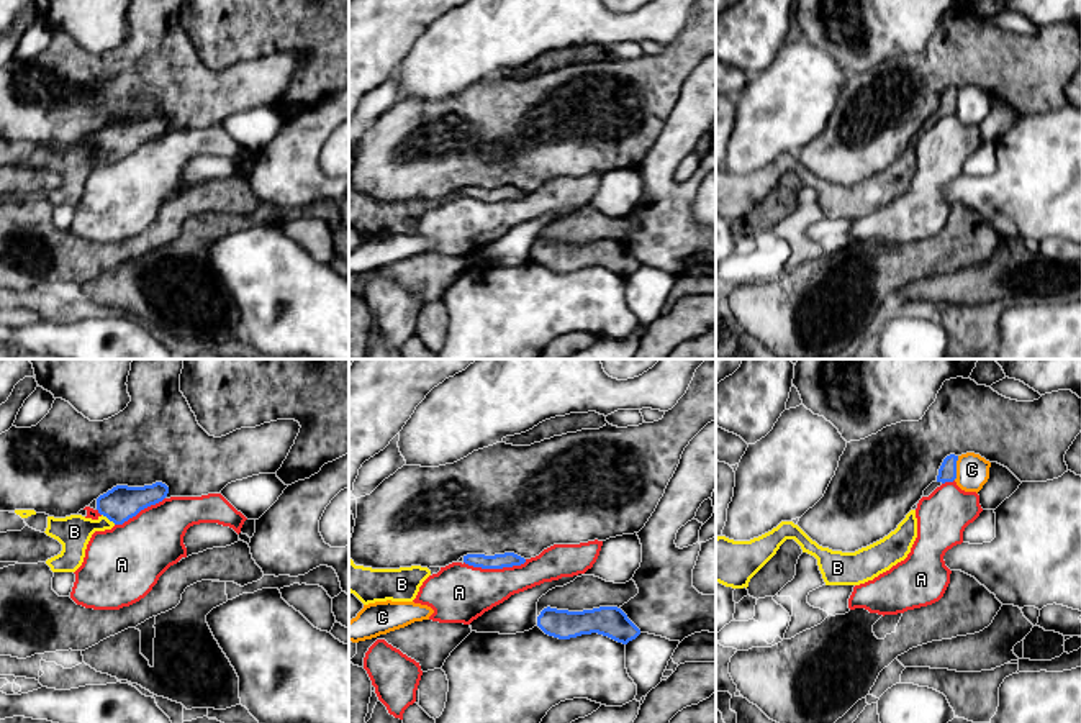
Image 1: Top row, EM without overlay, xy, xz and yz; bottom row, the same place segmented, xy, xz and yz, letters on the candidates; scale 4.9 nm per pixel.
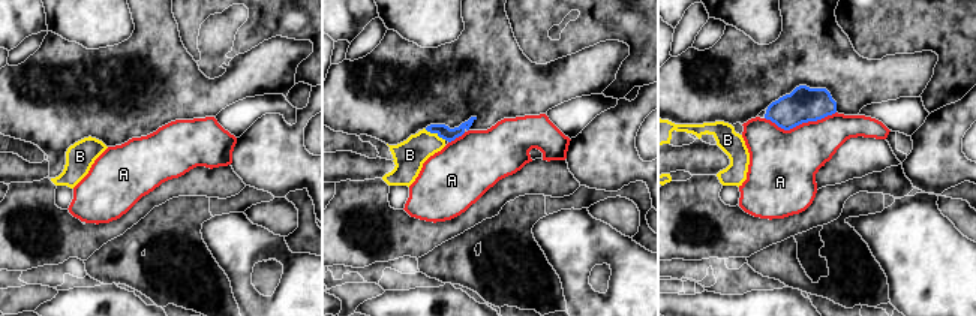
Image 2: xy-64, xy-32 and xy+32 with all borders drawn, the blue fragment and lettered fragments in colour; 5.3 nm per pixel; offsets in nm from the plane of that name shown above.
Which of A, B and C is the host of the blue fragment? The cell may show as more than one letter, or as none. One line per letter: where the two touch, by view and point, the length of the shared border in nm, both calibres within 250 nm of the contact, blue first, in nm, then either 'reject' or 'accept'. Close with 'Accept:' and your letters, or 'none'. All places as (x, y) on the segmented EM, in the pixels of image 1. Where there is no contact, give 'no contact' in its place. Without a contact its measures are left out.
A: meets blue in xz at (495, 568); contact 320 nm long; 80 nm thick on the blue side, 280 nm on the other; reject
B: meets blue in xy at (108, 518); contact 90 nm long; 170 nm thick on the blue side, 170 nm on the other; accept
C: meets blue in yz at (955, 468); contact 120 nm long; 90 nm thick on the blue side, 160 nm on the other; reject
Accept: B

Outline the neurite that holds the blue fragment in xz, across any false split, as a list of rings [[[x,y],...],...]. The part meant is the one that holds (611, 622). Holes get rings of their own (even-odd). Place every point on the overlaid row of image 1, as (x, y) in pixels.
[[[547,607],[537,616],[537,626],[545,634],[559,639],[598,633],[617,643],[627,644],[640,634],[640,630],[617,607],[599,607],[583,612]]]

